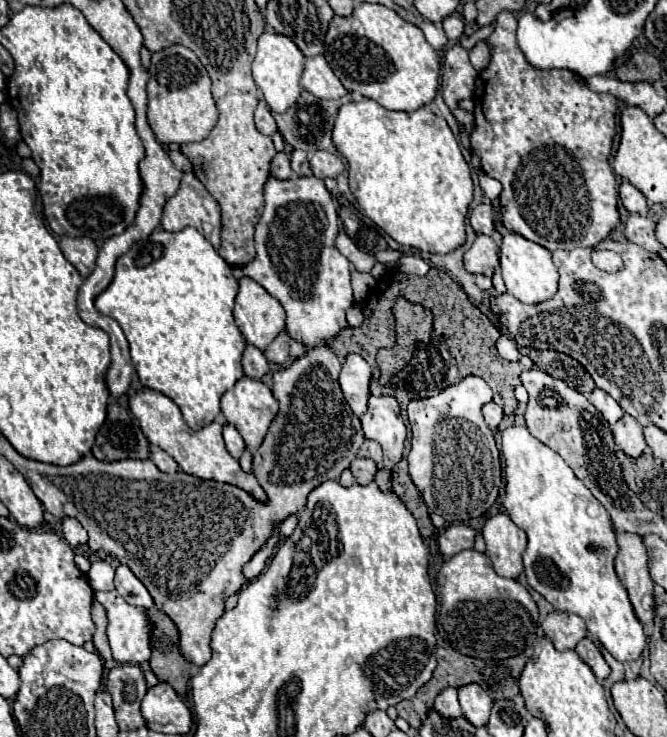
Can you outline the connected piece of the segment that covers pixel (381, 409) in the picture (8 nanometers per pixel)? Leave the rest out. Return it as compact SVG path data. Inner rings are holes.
M380 396L368 400L368 412L360 418L364 438L376 440L384 450L384 466L392 470L404 450L406 424L400 414L400 406L392 396Z

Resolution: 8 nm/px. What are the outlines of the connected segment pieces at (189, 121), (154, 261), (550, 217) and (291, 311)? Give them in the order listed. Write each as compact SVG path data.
M174 44L174 46L168 46L152 54L150 80L148 80L148 124L160 144L180 144L182 146L188 142L200 142L210 134L210 130L218 122L218 110L216 110L210 88L212 88L210 76L206 68L202 66L202 62L198 60L198 56L190 48Z
M184 228L178 234L154 230L146 240L136 242L124 256L118 258L110 286L96 298L96 310L114 318L124 330L140 384L176 402L192 430L200 430L214 422L220 412L220 396L244 376L240 358L246 340L232 316L236 294L238 280L226 260L196 228Z
M504 10L496 16L494 32L488 36L492 58L474 82L472 146L480 156L482 170L502 184L500 206L506 230L522 234L550 252L572 250L574 246L592 248L620 222L618 190L608 162L616 134L618 100L612 94L592 92L584 78L570 70L532 68L516 44L516 26L516 14Z
M294 176L290 180L270 178L264 186L264 200L266 208L256 224L254 234L256 258L250 260L242 268L242 272L244 276L250 276L258 284L262 284L268 294L272 294L282 304L282 308L286 310L286 334L290 334L292 340L302 342L306 348L326 346L338 336L338 332L348 328L346 310L354 302L350 286L350 262L334 246L334 238L340 228L332 196L320 178Z

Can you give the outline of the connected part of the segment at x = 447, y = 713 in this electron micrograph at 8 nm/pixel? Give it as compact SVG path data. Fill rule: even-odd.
M446 688L444 692L440 692L436 696L436 702L434 702L434 710L442 716L442 718L460 718L462 716L462 708L458 704L458 692L454 688Z

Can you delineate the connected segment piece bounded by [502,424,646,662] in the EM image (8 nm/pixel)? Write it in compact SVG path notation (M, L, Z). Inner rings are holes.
M514 424L502 430L502 454L506 464L506 496L502 504L512 522L528 536L528 546L524 550L524 572L528 584L538 594L542 594L556 610L580 616L586 622L590 636L598 640L616 660L626 662L640 658L646 646L646 636L642 624L632 610L626 588L620 584L614 572L618 544L614 524L610 522L604 506L592 496L584 482L576 478L572 468L558 454L554 454L554 450L538 442L524 424Z

